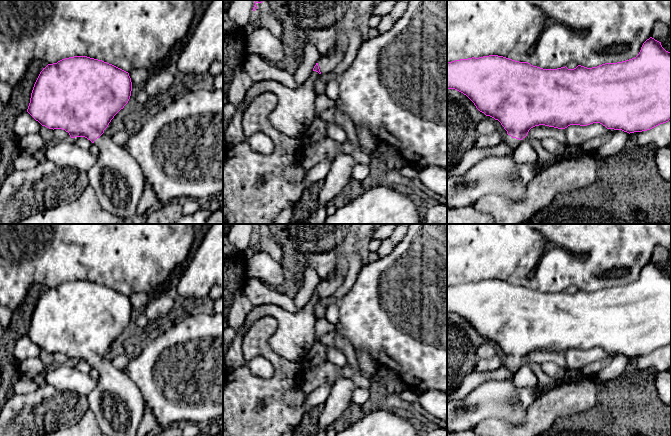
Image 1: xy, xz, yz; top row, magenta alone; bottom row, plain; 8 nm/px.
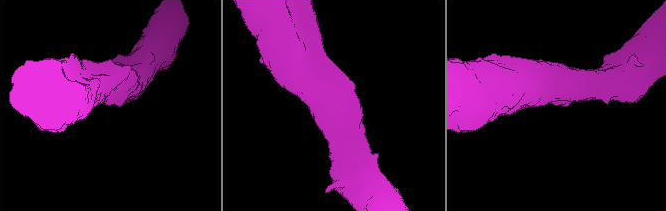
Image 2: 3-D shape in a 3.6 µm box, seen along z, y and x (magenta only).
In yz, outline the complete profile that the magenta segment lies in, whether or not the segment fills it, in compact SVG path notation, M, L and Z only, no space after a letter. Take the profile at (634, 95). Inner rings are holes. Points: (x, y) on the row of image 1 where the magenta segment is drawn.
M650 37L635 58L592 68L578 65L574 69L566 66L543 69L498 55L472 57L447 63L448 89L463 93L480 112L498 120L507 131L503 142L515 149L529 130L539 125L565 129L570 125L600 123L607 129L630 134L650 130L671 120L671 52L666 51L661 42Z

